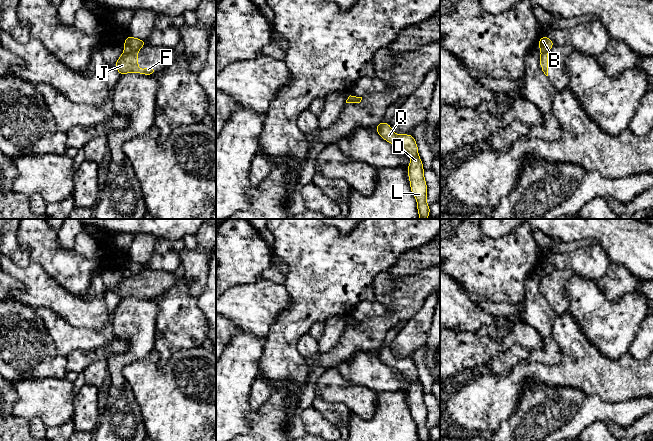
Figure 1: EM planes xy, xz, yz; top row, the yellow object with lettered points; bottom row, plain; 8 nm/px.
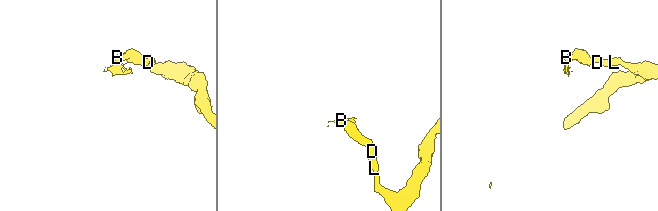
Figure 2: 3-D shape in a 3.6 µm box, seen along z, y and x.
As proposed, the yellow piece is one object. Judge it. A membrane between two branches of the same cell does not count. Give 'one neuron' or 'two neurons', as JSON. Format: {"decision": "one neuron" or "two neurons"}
{"decision": "two neurons"}

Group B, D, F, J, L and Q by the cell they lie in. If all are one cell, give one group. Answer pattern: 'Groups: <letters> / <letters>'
Groups: B D L Q / F J

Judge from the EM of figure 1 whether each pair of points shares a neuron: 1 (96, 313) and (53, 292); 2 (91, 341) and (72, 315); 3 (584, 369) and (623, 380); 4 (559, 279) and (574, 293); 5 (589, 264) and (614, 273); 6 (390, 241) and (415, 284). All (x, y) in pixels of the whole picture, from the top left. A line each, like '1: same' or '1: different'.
1: same
2: different
3: same
4: different
5: different
6: different

